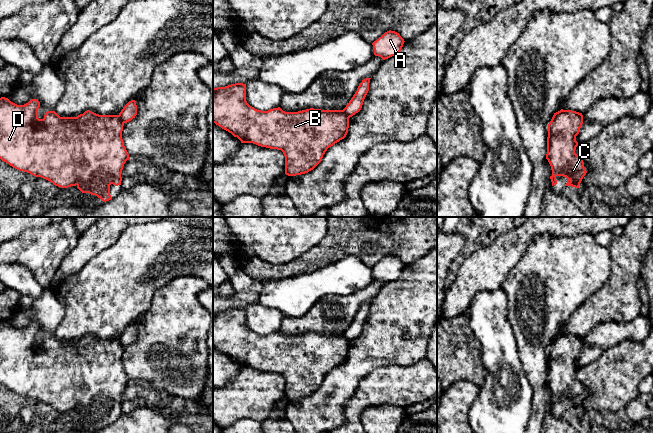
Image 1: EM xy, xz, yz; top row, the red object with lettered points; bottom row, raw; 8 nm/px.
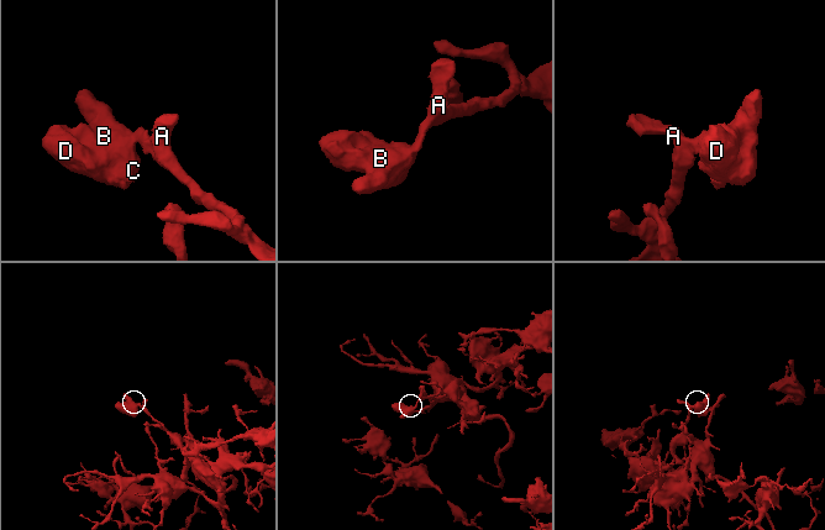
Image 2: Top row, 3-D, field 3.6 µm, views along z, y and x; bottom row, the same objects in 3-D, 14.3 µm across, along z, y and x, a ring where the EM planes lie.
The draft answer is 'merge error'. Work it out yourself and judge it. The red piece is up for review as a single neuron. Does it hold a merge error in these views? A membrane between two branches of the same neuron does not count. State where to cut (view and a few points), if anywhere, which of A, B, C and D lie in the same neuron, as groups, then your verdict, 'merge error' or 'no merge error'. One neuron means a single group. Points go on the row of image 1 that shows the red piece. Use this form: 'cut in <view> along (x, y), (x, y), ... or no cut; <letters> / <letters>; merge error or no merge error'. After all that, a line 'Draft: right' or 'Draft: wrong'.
cut in xy along (118, 115), (123, 123); A / B C D; merge error
Draft: right

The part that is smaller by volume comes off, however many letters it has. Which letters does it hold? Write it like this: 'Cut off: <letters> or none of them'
Cut off: B, C, D

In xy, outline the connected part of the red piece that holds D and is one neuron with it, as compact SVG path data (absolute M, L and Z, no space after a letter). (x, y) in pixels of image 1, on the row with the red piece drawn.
M0 98L0 159L13 168L30 173L35 177L41 177L53 183L55 186L61 188L68 188L71 186L76 186L82 193L89 193L100 198L103 202L112 199L110 195L110 185L115 186L121 185L122 181L122 170L123 166L127 160L130 159L129 154L124 146L122 139L122 131L124 123L122 122L119 115L99 115L90 110L85 111L83 114L77 117L60 117L55 111L47 111L43 119L38 118L38 109L40 107L40 102L37 99L31 99L28 103L24 105L17 105L11 102L8 98Z

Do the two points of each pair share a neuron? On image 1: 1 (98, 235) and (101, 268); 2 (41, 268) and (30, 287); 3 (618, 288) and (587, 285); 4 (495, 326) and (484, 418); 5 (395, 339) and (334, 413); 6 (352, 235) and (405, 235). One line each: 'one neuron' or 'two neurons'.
1: two neurons
2: two neurons
3: two neurons
4: one neuron
5: one neuron
6: one neuron

